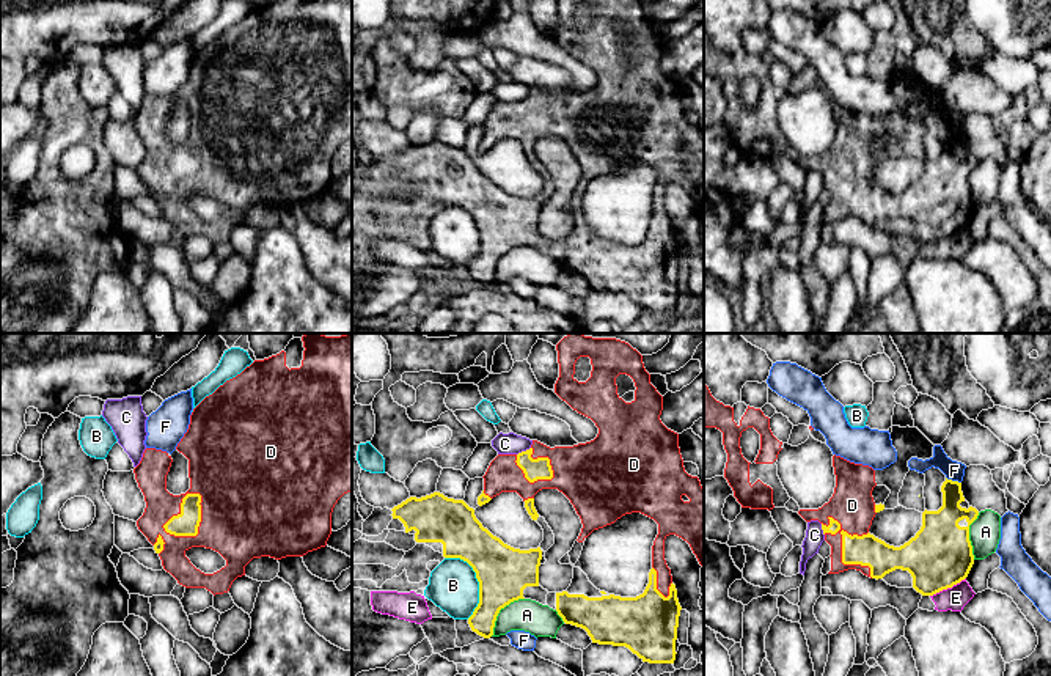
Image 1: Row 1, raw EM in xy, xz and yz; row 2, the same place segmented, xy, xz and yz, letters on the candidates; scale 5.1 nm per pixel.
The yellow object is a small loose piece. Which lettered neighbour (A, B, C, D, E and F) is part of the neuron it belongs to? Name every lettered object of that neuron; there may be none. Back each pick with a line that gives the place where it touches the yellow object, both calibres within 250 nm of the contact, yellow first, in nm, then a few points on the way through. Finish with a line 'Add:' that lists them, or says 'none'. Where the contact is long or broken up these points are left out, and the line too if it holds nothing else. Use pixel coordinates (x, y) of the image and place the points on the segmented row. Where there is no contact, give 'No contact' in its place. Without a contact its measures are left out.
D: Touches yellow at yz (842, 555). Thickness 160 nm (yellow) against 220 nm
Add: D

